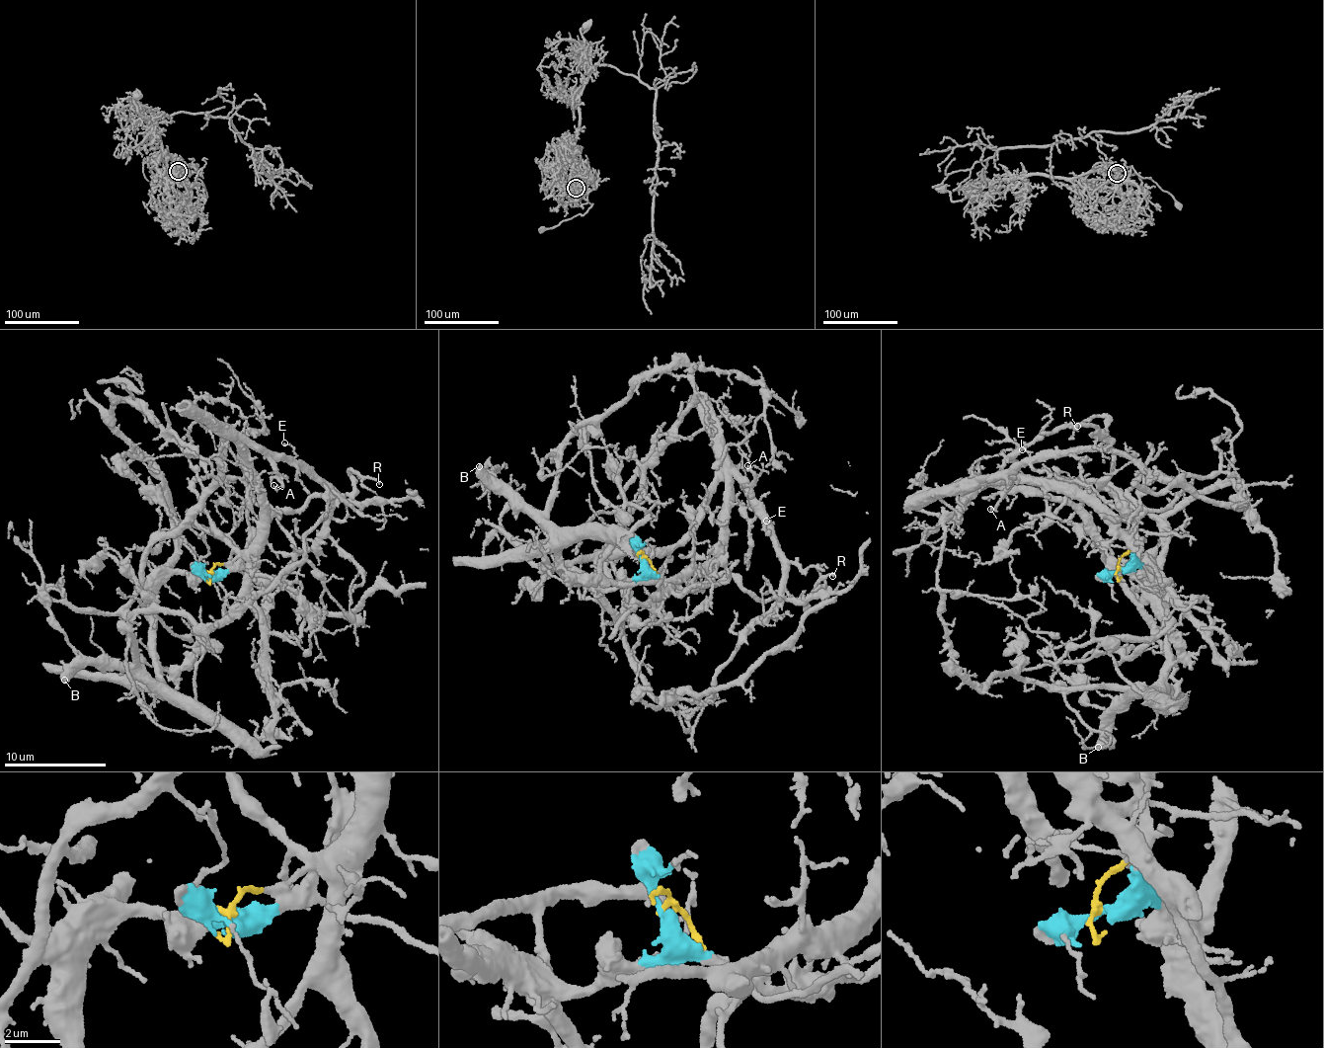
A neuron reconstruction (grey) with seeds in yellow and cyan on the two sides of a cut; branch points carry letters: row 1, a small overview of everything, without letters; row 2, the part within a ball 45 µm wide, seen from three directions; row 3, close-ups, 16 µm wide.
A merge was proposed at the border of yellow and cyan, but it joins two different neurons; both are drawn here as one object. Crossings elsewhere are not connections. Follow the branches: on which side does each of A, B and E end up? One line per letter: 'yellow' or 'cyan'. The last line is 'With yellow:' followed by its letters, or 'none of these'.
A: yellow
B: cyan
E: yellow
With yellow: A, E

